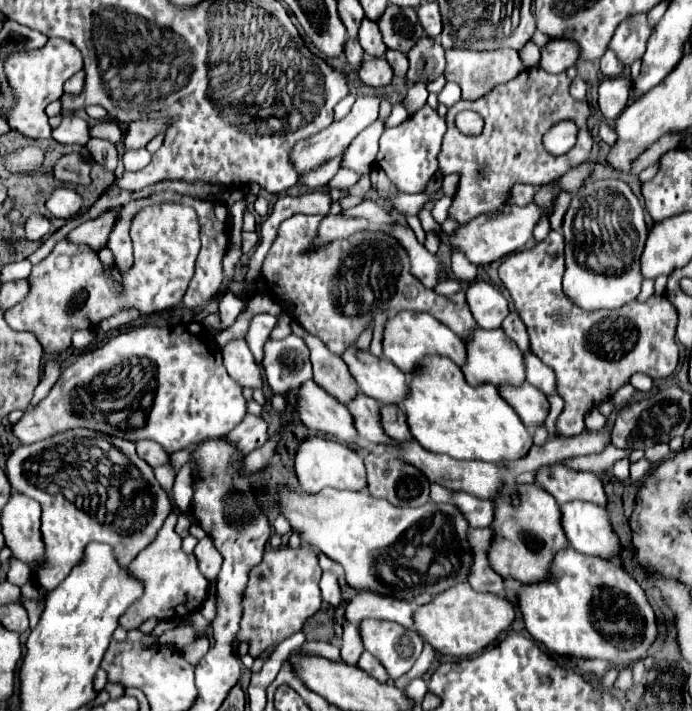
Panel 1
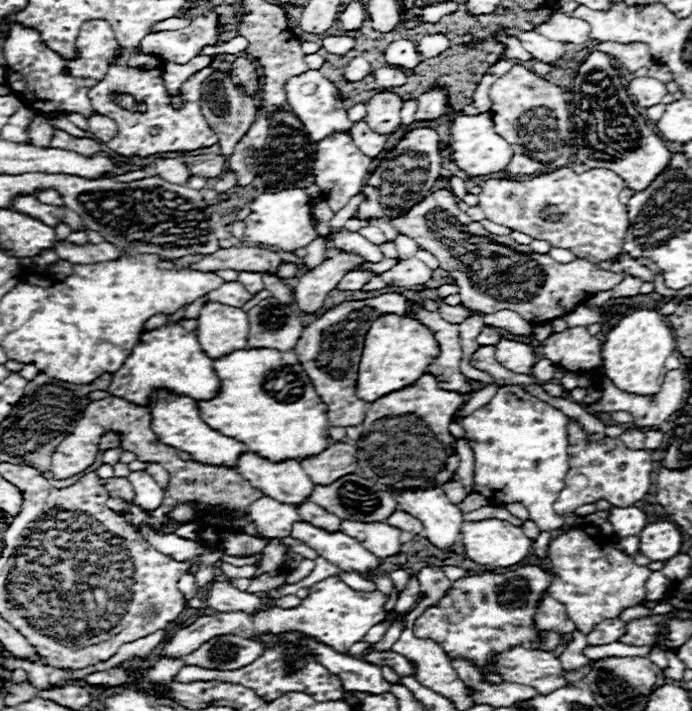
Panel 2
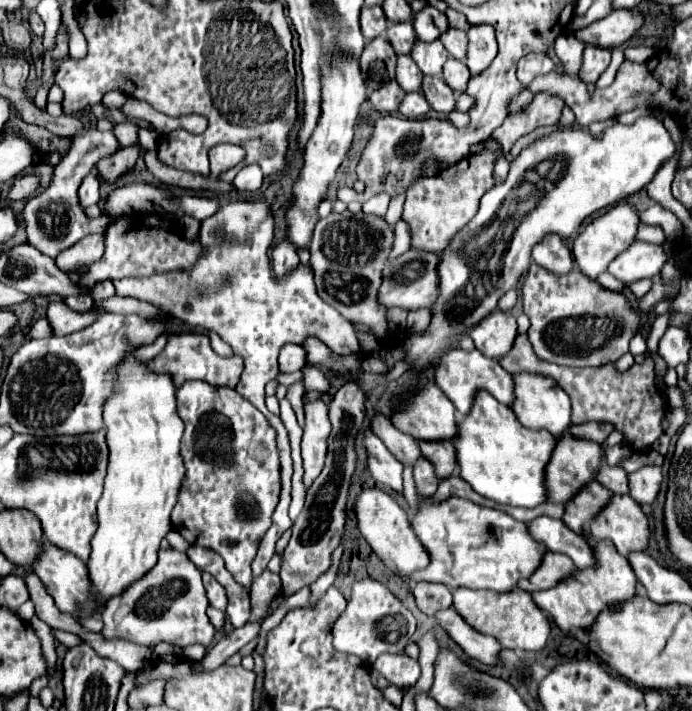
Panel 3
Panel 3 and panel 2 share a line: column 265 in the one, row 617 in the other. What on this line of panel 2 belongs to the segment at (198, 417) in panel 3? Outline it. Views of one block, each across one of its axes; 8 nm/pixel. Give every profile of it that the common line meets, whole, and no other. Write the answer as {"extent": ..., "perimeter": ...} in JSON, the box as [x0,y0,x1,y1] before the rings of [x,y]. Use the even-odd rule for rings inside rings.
{"extent":[414,564,554,668],"perimeter":[[[538,564],[518,566],[504,574],[484,572],[458,578],[436,606],[414,620],[414,634],[438,642],[450,656],[468,660],[476,668],[490,664],[498,650],[510,650],[510,646],[534,646],[538,650],[542,630],[536,628],[534,616],[552,578],[554,574]]]}

